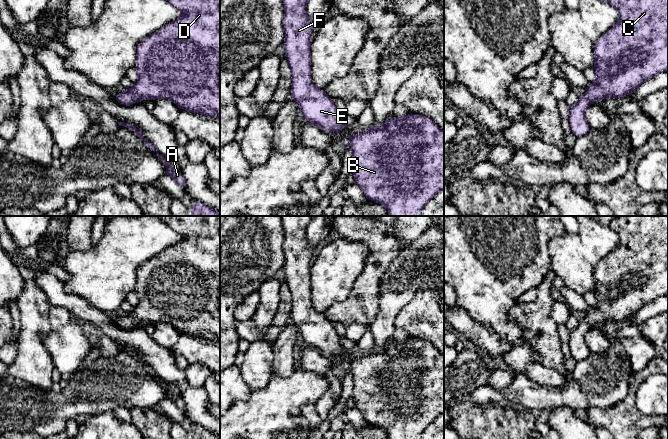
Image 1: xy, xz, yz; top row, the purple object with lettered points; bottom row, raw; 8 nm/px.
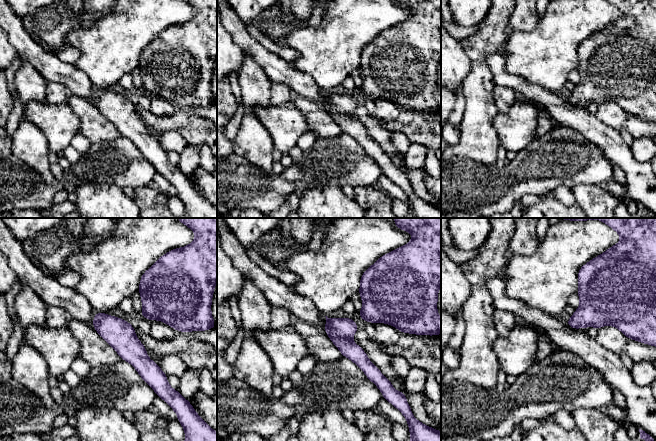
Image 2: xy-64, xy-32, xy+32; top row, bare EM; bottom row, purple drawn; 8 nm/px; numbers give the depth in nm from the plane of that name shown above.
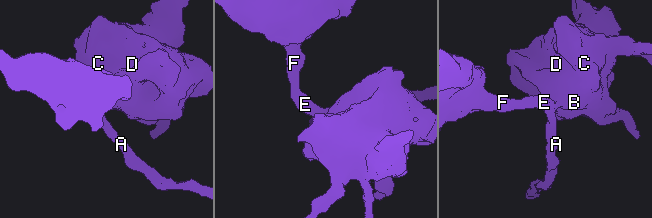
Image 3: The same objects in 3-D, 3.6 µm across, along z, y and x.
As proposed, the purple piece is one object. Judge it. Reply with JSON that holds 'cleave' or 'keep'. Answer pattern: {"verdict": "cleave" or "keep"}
{"verdict": "keep"}

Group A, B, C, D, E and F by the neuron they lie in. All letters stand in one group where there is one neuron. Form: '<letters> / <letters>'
A B C D E F

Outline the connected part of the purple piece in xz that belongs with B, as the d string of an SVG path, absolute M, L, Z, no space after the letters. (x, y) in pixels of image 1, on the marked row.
M409 112L408 115L403 118L393 116L390 120L386 121L384 125L370 128L362 134L355 135L353 133L348 133L347 138L350 142L351 150L353 152L354 162L352 174L355 178L355 184L362 189L367 200L375 201L384 205L389 216L421 216L423 207L439 191L444 189L444 133L430 118Z

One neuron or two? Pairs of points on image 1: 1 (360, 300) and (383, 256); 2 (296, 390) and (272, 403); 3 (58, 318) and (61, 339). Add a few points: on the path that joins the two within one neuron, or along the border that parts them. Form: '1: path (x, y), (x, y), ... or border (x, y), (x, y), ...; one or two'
1: path (365, 289), (374, 267); one
2: path (290, 393), (278, 403); one
3: border (72, 319), (60, 329), (52, 330); two

